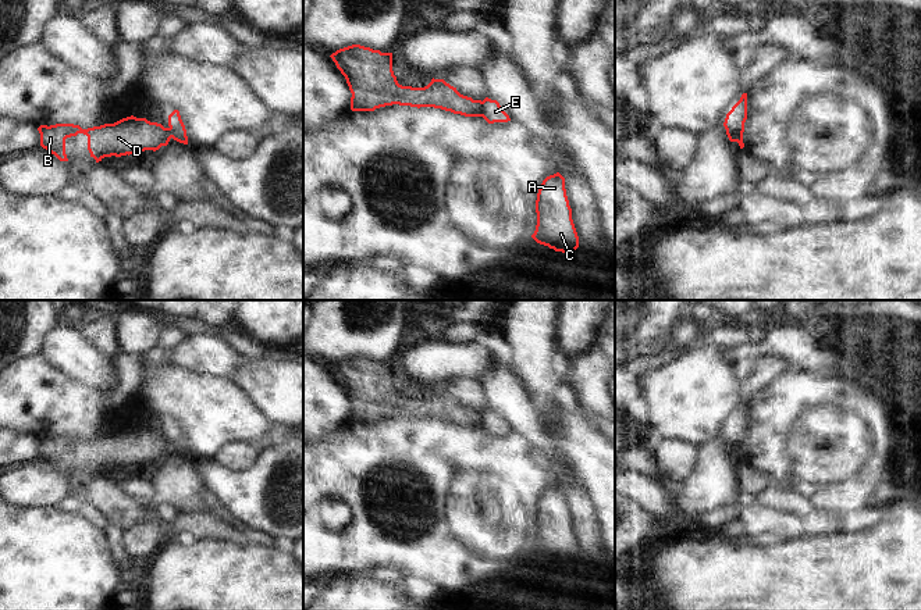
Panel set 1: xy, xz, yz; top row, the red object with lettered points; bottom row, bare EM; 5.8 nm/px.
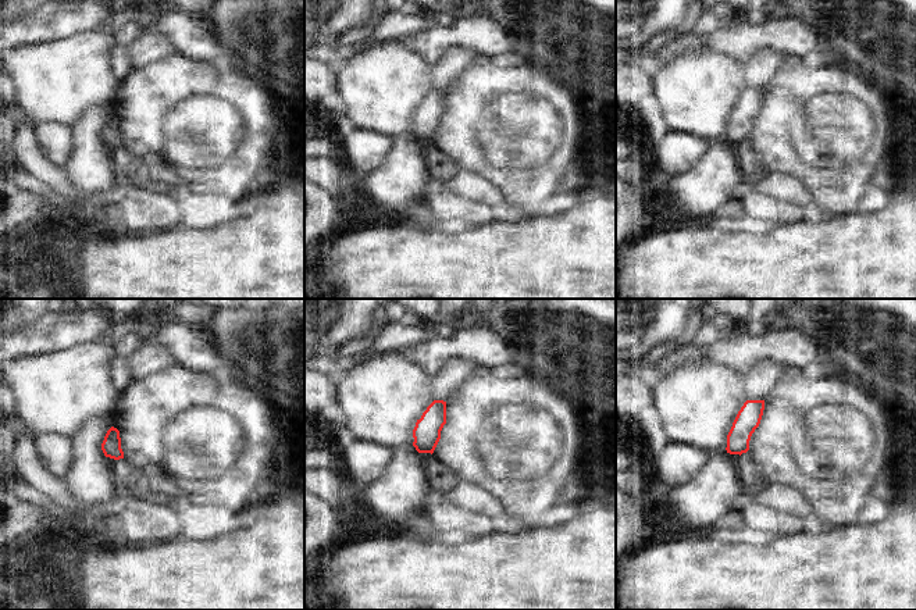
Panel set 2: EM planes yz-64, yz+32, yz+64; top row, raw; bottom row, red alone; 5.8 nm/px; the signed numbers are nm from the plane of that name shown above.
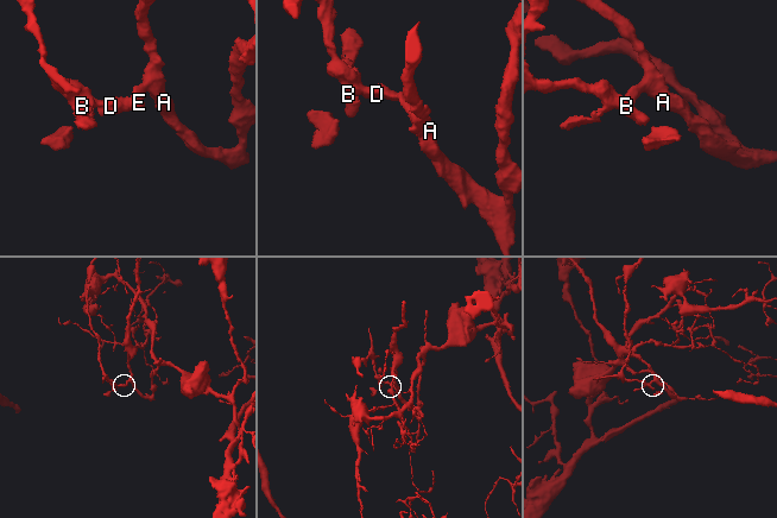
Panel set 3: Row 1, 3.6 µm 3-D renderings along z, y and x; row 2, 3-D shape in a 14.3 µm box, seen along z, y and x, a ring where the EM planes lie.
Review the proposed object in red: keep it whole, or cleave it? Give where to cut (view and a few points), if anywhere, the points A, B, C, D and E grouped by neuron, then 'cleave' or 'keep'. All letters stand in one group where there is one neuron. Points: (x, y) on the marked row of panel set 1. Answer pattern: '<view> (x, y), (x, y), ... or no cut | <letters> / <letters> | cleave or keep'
xz (482, 102), (483, 116) | A C E / B D | cleave

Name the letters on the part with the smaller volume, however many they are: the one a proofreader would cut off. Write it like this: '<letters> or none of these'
B, D

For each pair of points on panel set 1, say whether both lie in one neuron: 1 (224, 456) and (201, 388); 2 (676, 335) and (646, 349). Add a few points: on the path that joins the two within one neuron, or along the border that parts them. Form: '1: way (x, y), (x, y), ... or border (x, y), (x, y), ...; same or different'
1: border (249, 442), (230, 441), (212, 459); different
2: way (669, 339), (653, 346); same

